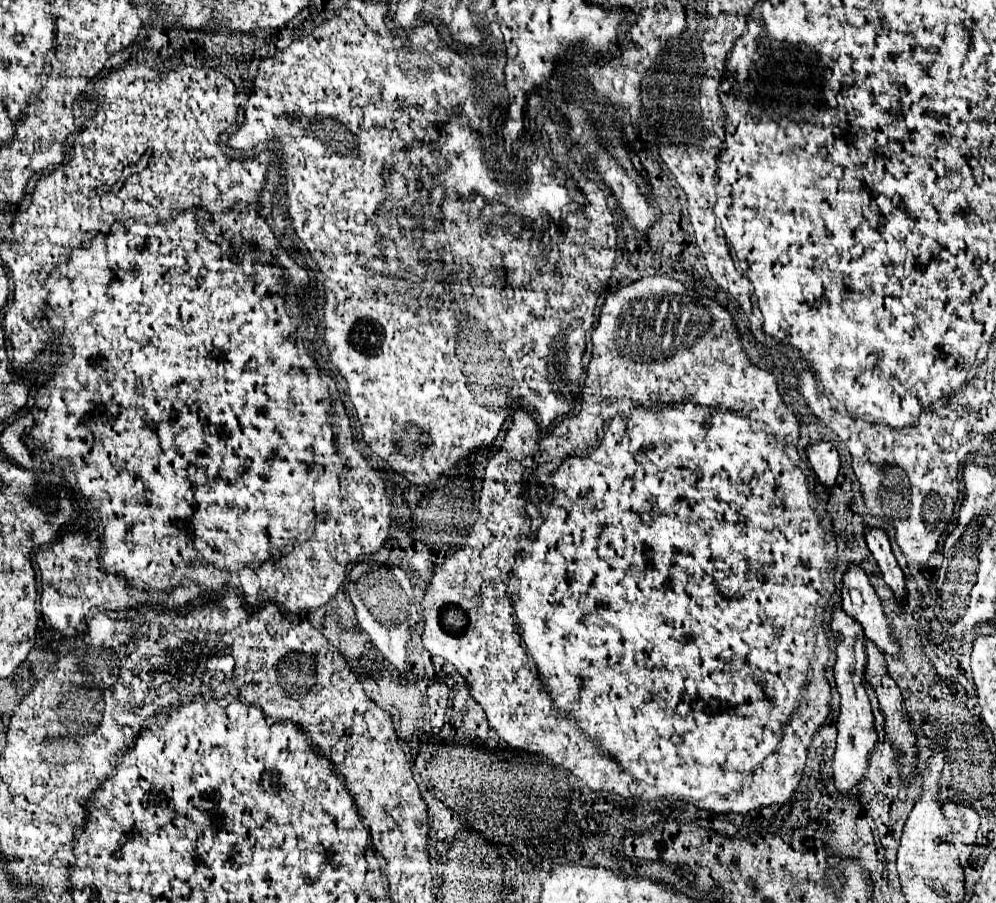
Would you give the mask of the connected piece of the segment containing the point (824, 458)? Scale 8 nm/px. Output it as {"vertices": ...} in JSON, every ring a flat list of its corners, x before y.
{"vertices":[[819,442,807,448,807,458,811,468,815,470,817,478,823,486,831,488,835,484,839,472,839,454,829,442]]}

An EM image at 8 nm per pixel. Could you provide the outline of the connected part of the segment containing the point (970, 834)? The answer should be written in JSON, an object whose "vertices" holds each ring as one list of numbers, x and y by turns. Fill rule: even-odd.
{"vertices":[[945,802,943,812,951,822,949,842,955,844,955,848,961,852,961,866,967,866,967,860,975,844,975,832,979,828,979,816,971,808,957,806,955,802]]}

